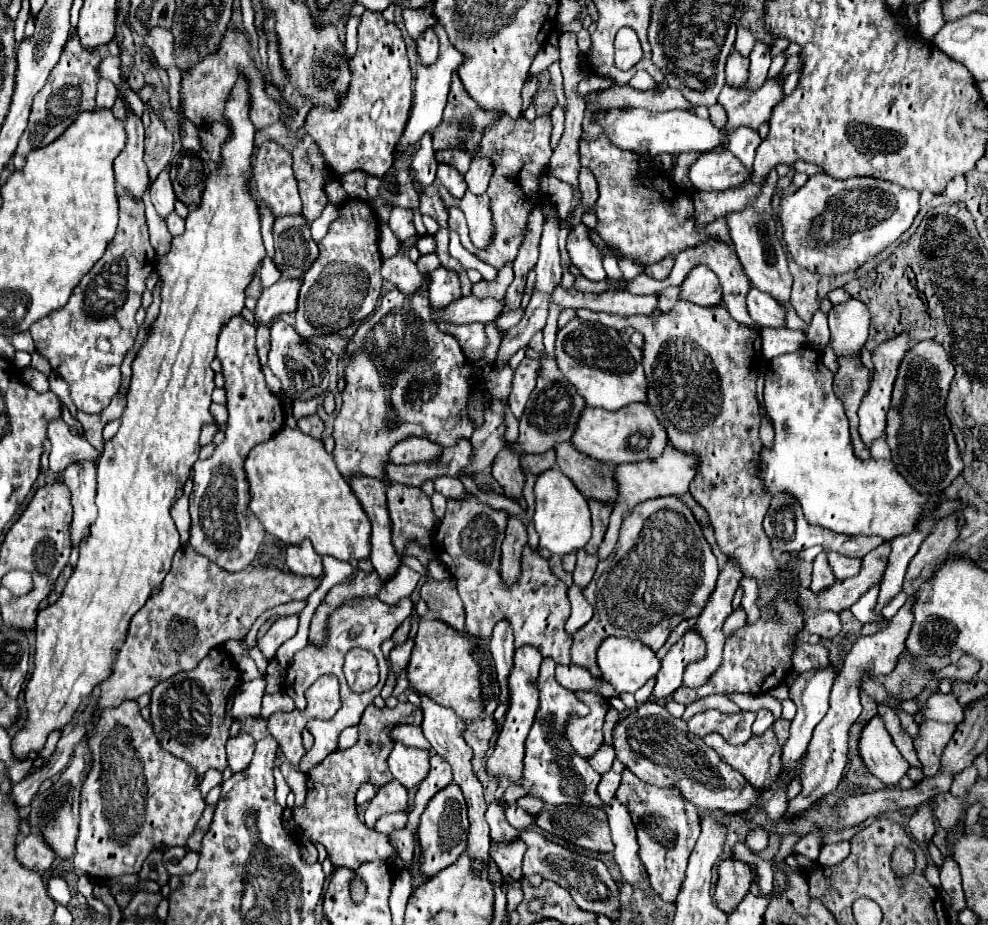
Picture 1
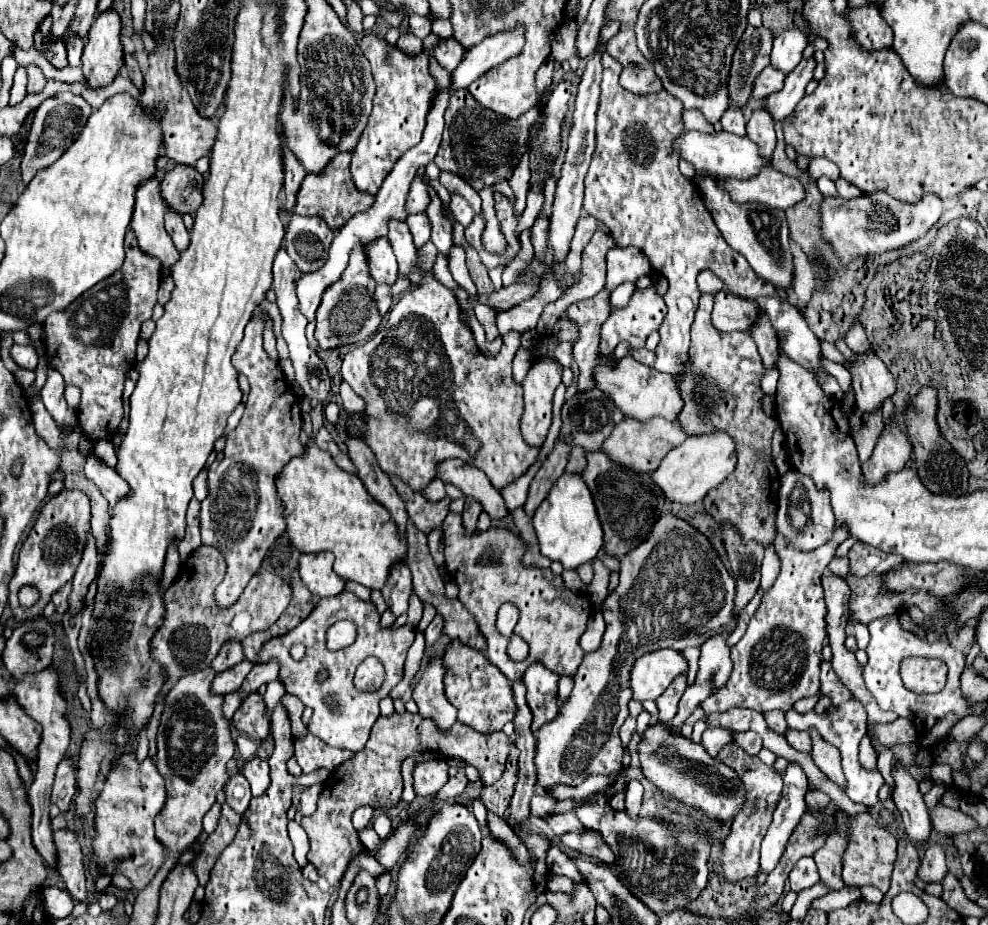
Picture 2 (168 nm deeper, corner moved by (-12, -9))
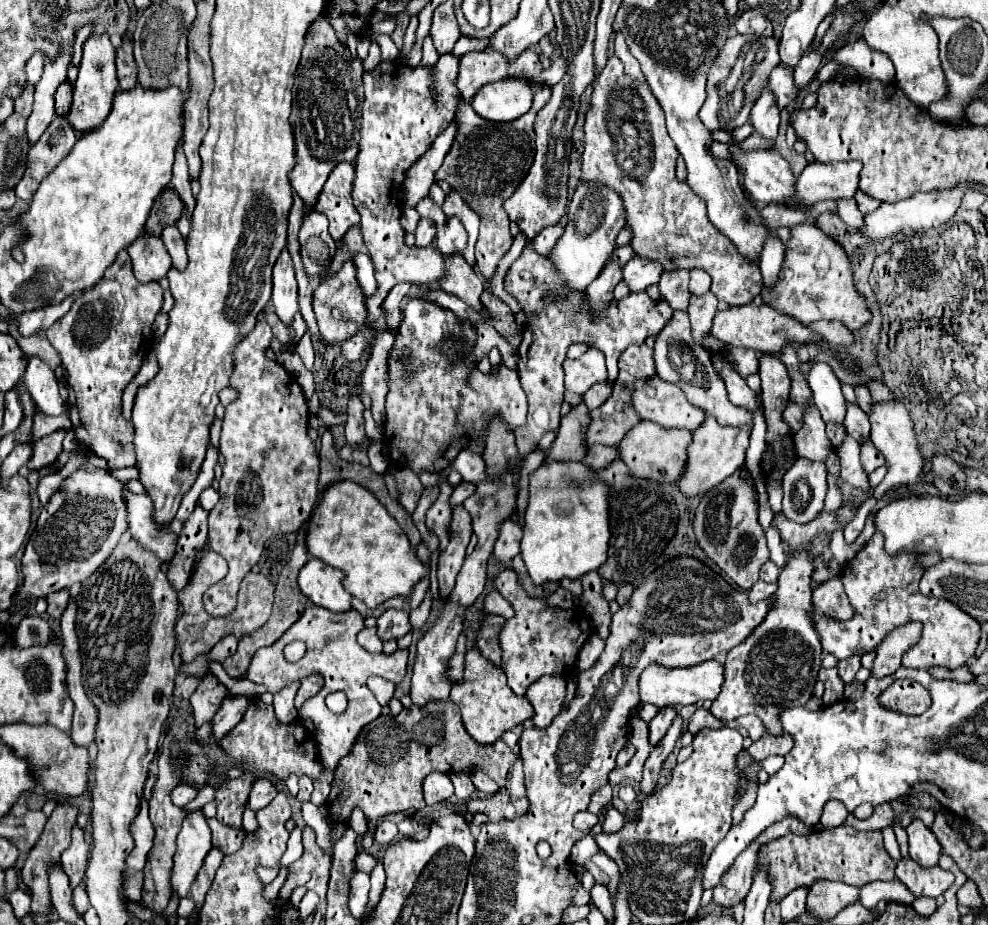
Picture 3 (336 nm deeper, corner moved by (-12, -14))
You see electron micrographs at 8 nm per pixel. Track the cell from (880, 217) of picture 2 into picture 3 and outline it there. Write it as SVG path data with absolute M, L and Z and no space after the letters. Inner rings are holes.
M958 184L956 188L946 188L946 190L936 190L936 192L928 192L928 194L916 194L910 196L908 200L900 200L894 204L884 202L874 214L868 214L866 220L866 228L864 234L872 240L876 238L886 238L886 236L894 236L900 230L904 230L904 226L910 228L920 228L920 230L928 230L928 228L938 228L940 224L946 224L948 220L952 220L952 216L956 214L956 210L962 204L962 196L966 192L966 184Z

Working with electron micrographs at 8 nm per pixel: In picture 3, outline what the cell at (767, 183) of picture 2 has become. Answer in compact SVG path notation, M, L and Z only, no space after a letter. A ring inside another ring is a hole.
M812 162L808 164L796 182L796 196L804 204L818 200L854 198L858 192L862 166L852 162Z

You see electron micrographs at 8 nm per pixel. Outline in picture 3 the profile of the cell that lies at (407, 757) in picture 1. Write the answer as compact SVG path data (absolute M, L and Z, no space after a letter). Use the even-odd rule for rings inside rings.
M432 772L424 778L424 800L428 806L438 804L438 802L446 802L452 796L454 796L454 788L452 788L448 774Z

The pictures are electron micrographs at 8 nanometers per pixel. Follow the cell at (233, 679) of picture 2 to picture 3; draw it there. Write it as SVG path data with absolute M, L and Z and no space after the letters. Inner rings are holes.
M208 674L196 688L196 692L190 698L192 710L194 710L194 720L196 720L196 728L200 728L202 724L210 722L214 718L214 714L218 712L222 700L226 698L228 690L224 684L220 684L212 674Z

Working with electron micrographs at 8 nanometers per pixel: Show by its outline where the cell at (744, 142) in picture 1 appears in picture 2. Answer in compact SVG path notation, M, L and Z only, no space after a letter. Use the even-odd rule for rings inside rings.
M762 107L750 113L746 123L746 133L748 133L748 139L752 139L758 145L760 155L766 161L770 161L774 153L774 145L776 145L776 133L774 133L772 117Z

